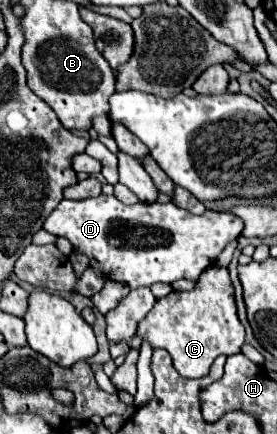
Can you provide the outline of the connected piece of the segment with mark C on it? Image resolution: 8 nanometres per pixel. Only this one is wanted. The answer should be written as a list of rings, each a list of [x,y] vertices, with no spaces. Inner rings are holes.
[[[211,265],[203,271],[191,291],[171,291],[155,301],[147,317],[137,325],[135,337],[151,343],[153,349],[169,351],[175,369],[183,377],[203,377],[215,357],[237,355],[245,345],[245,327],[237,317],[235,289],[227,267]]]

